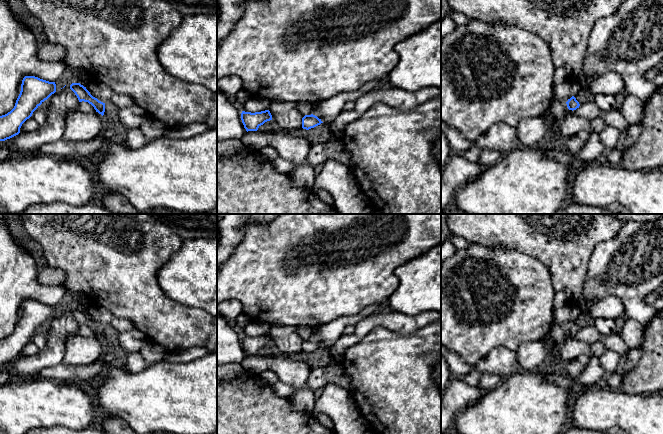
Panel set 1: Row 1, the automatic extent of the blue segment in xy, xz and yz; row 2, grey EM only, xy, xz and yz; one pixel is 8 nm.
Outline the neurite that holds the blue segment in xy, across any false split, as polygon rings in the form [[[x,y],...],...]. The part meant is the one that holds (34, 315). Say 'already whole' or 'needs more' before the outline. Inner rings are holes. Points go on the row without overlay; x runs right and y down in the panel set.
already whole | [[[25,300],[14,332],[7,338],[0,340],[0,365],[18,359],[22,348],[55,316],[55,306],[35,300]]]

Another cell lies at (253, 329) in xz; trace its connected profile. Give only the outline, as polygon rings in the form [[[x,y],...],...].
[[[250,322],[243,330],[245,336],[261,336],[268,334],[270,326],[266,323]]]

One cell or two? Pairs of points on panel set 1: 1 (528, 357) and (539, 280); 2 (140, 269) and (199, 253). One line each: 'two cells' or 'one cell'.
1: two cells
2: two cells

